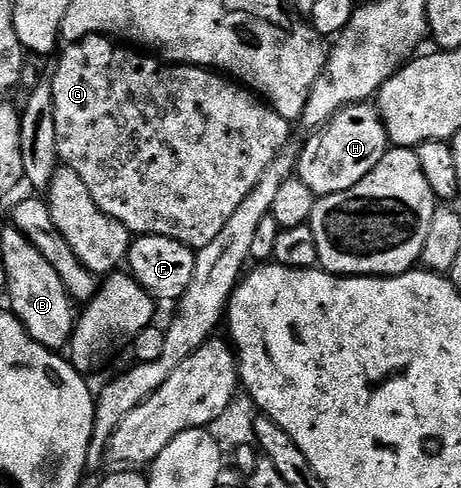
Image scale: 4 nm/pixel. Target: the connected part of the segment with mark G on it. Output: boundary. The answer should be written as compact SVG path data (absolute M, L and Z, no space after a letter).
M91 34L80 42L65 45L59 51L60 63L56 66L56 72L51 73L50 76L53 84L57 156L63 165L74 168L74 172L78 172L78 177L82 180L82 184L86 184L86 189L94 199L94 204L98 204L100 211L118 220L118 224L125 226L133 236L142 234L166 236L170 240L180 242L183 246L191 246L195 251L201 250L206 248L206 244L210 244L210 240L214 240L214 236L218 236L218 232L222 232L223 226L230 221L230 216L234 216L238 204L242 204L242 200L250 196L250 188L258 184L262 172L266 172L266 168L270 168L276 156L289 145L290 123L282 116L278 116L278 112L273 110L267 101L257 97L253 91L211 69L203 66L169 64L159 57L149 56L147 53L139 54L139 52L144 53L103 34Z

